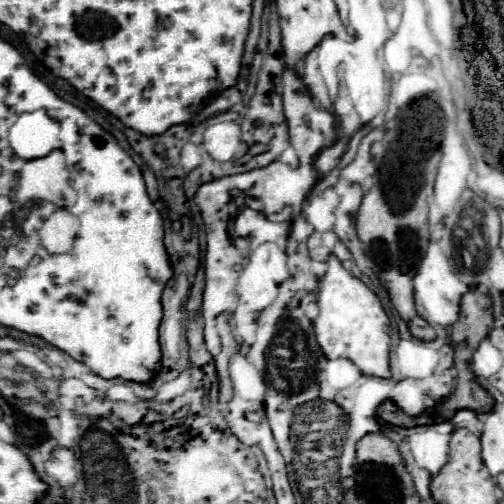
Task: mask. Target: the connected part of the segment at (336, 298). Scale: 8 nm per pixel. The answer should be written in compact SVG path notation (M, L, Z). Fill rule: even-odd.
M332 254L328 258L328 270L318 284L318 308L320 314L314 320L316 340L328 358L348 358L362 374L390 378L388 352L390 352L390 320L378 300L378 296L356 276L352 276L340 260Z

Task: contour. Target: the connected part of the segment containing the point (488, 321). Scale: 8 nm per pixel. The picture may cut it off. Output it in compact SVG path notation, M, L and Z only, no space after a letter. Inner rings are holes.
M468 290L460 302L460 318L456 320L456 326L452 326L452 340L476 344L474 340L484 340L492 328L494 316L490 296Z

